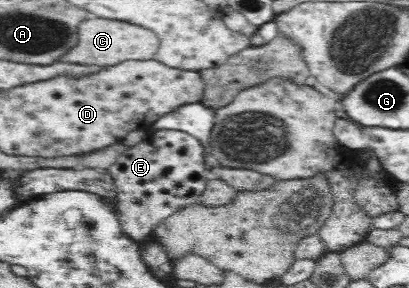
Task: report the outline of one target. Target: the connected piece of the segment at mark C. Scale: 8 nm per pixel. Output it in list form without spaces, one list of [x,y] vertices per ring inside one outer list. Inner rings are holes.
[[[92,17],[94,20],[82,21],[78,28],[80,38],[74,48],[69,48],[66,54],[58,57],[60,62],[70,64],[82,64],[84,66],[96,65],[100,68],[114,66],[124,60],[152,60],[158,50],[158,38],[150,34],[150,30],[144,30],[134,24],[126,22],[114,22],[104,18]]]

